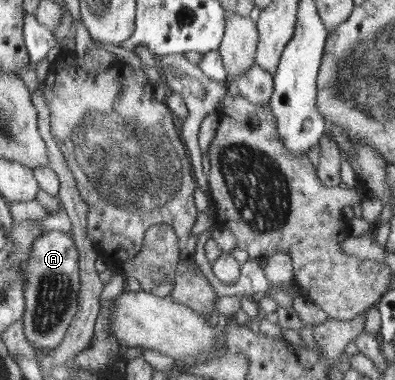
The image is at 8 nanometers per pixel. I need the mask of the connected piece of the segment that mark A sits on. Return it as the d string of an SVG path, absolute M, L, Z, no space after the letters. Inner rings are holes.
M61 231L45 232L31 244L30 256L24 265L25 311L22 321L25 337L33 347L55 349L75 317L80 266L77 248L71 237Z

